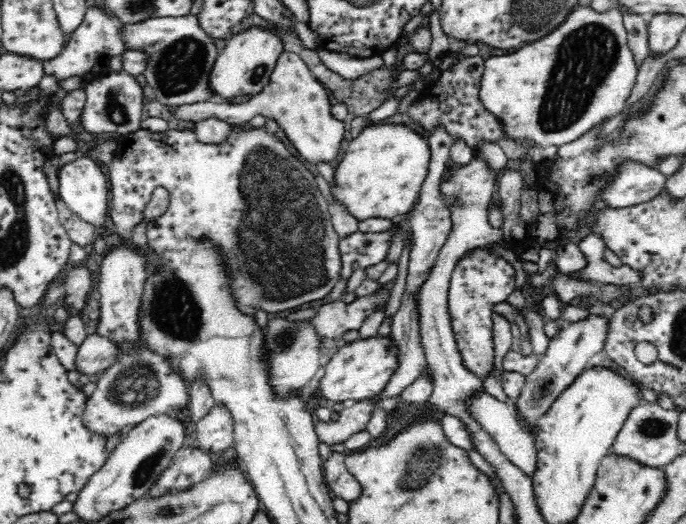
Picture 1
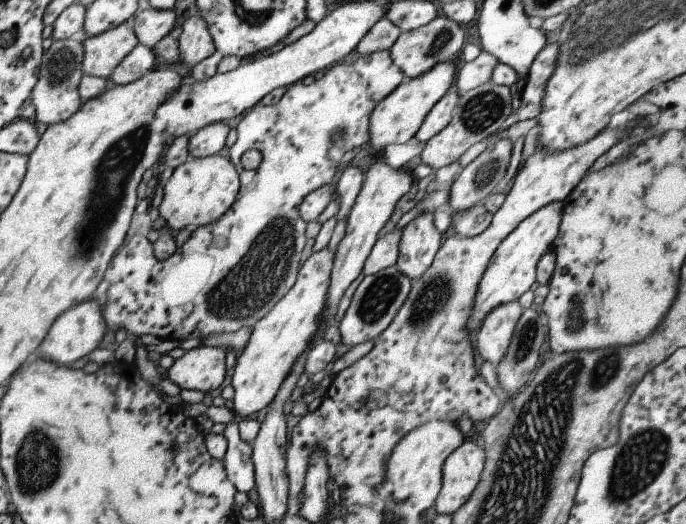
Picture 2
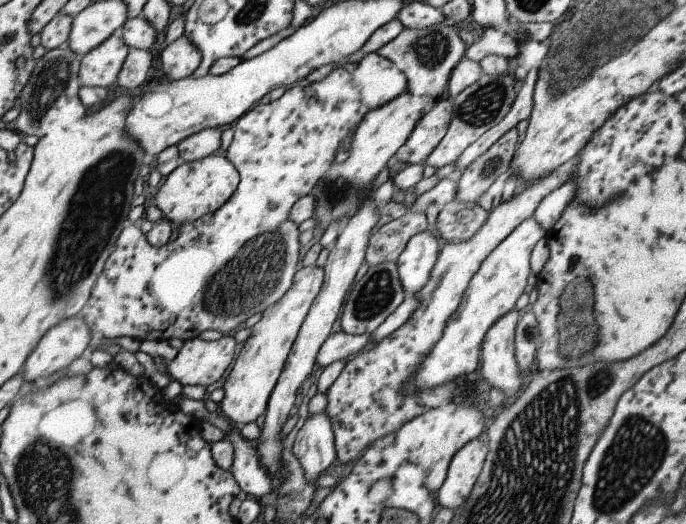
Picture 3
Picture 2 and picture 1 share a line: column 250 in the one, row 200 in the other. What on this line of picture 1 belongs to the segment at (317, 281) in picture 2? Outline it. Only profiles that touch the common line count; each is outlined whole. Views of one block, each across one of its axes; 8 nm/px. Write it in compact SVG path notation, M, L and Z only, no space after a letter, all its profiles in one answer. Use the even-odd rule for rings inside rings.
M389 123L371 125L363 129L360 136L349 142L344 156L334 167L334 182L328 182L330 193L334 201L343 205L347 213L357 222L362 222L367 218L383 218L392 221L398 214L411 212L415 207L414 202L418 198L426 172L428 172L429 158L428 141L426 142L412 128Z

